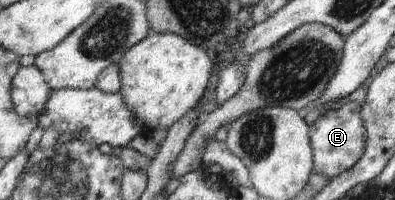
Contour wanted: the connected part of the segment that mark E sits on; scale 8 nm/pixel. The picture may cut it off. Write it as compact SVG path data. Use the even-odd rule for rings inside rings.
M352 101L339 110L324 110L316 121L309 126L314 173L334 178L350 170L362 158L366 146L366 131L359 112L360 104Z

